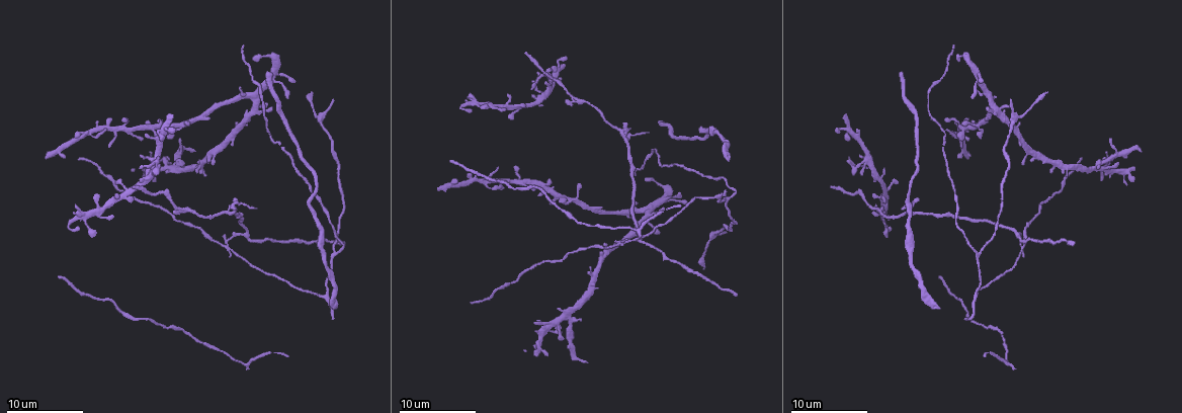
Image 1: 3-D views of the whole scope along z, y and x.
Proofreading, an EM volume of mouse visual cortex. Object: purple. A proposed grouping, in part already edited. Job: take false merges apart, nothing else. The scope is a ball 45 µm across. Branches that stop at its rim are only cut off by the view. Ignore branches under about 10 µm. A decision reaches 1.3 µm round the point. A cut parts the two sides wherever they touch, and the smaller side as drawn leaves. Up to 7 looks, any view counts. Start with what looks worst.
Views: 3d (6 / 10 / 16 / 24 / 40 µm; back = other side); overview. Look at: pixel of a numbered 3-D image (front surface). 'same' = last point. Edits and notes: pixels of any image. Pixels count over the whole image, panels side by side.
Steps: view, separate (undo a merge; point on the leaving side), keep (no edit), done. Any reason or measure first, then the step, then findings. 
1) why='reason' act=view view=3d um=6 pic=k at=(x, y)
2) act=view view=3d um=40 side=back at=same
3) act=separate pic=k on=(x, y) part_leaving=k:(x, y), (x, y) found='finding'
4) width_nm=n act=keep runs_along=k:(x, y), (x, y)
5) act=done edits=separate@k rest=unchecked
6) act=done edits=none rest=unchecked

why='four arms meet' act=view view=3d um=16 pic=1 at=(1019, 243)

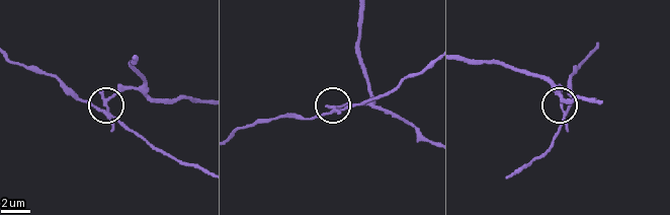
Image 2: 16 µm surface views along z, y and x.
act=separate pic=2 on=(114, 94) part_leaving=2:(107, 115), (111, 98), (144, 80), (133, 58) found='two neurons meet here'

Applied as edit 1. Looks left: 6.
act=view view=overview

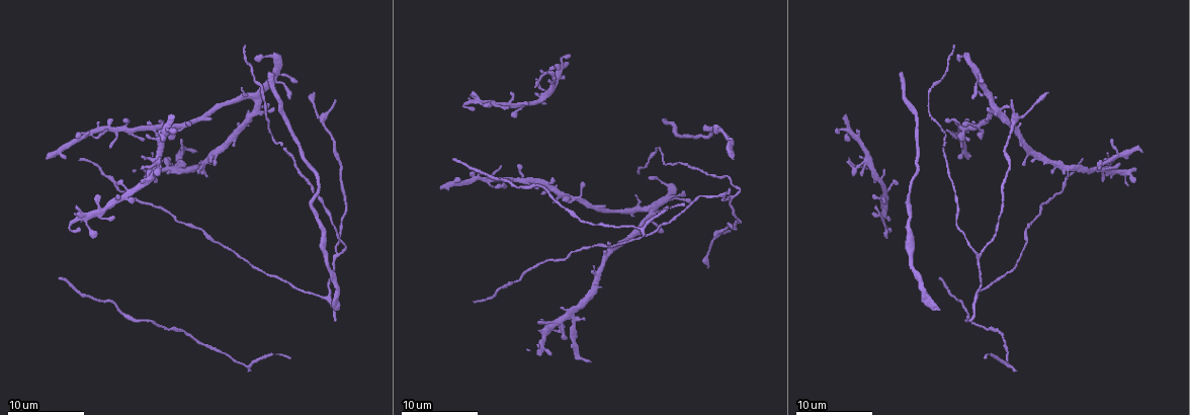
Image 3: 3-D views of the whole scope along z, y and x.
why='looks like a crossing' act=view view=3d um=10 pic=3 at=(885, 194)

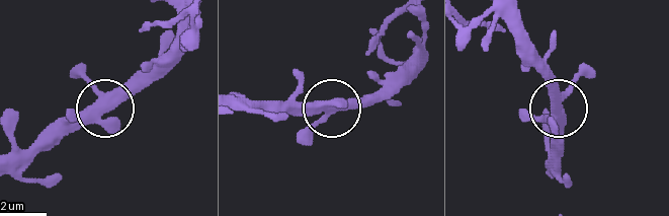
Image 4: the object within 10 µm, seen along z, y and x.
width_nm=440 act=keep found='one neuron here'

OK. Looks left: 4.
why='arms part here' act=view view=3d um=10 pic=3 at=(335, 259)

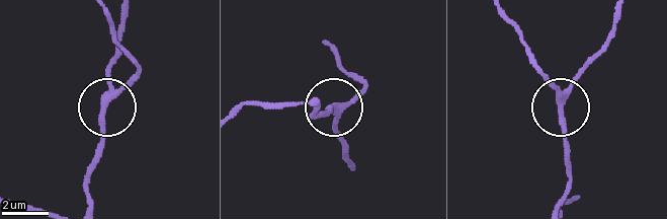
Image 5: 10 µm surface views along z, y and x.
act=keep runs_along=5:(561, 110), (566, 169) found='continuous, no second neuron'

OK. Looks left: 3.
why='four or more arms meet' act=view view=3d um=10 pic=3 at=(90, 134)

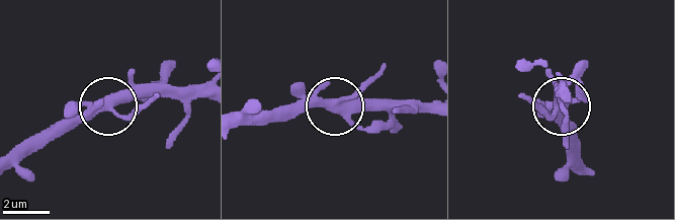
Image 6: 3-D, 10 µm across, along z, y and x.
arms=4 act=keep found='continuous, no second neuron'

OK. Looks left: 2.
act=done edits=separate@2 rest=unchecked

